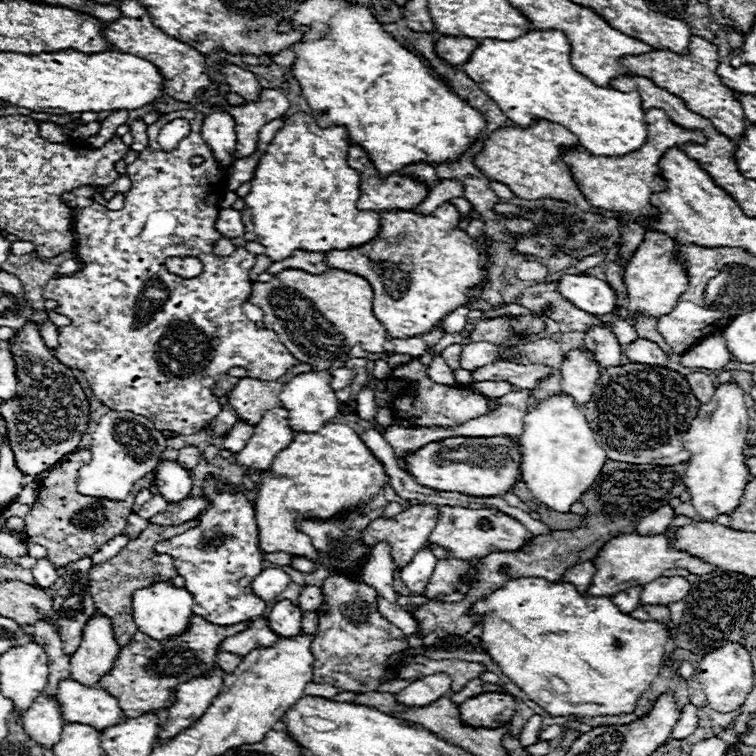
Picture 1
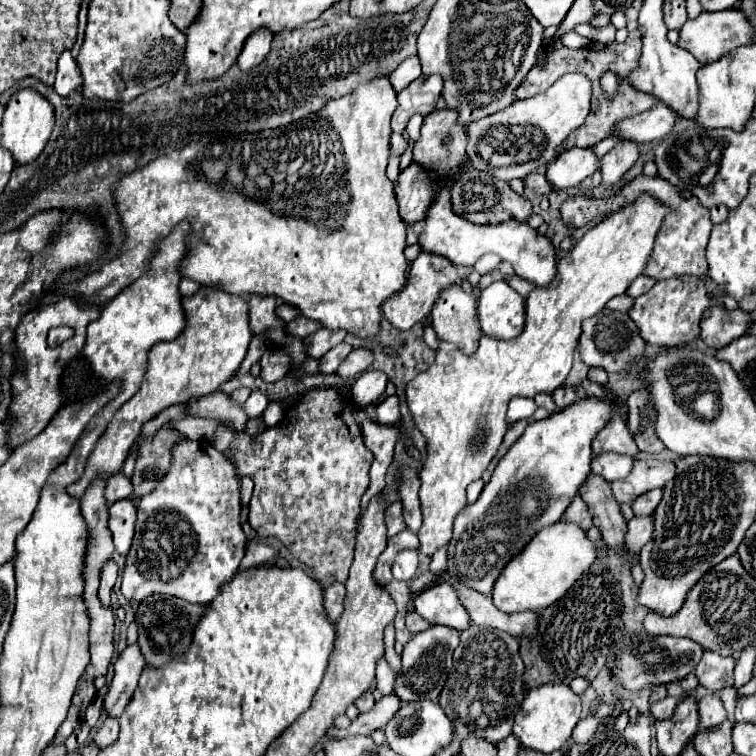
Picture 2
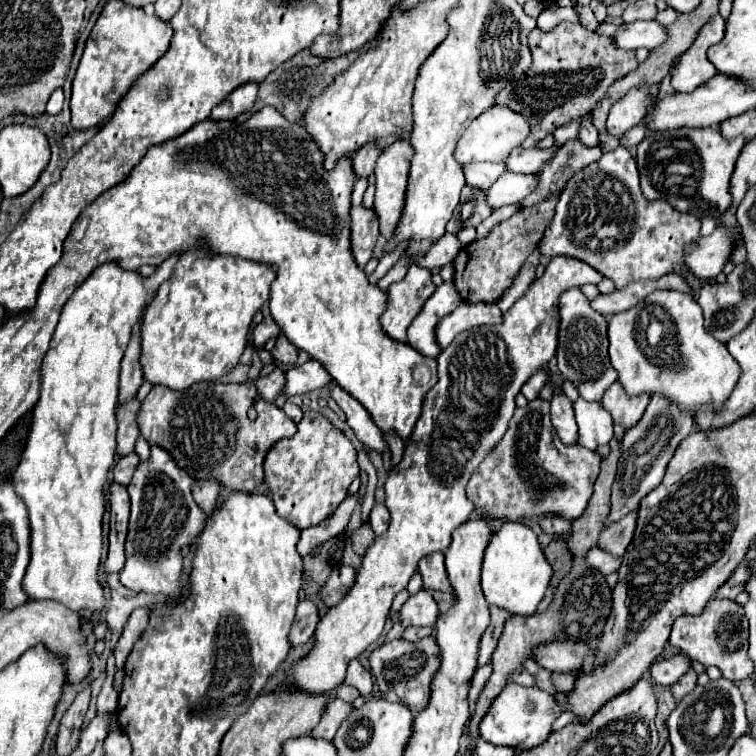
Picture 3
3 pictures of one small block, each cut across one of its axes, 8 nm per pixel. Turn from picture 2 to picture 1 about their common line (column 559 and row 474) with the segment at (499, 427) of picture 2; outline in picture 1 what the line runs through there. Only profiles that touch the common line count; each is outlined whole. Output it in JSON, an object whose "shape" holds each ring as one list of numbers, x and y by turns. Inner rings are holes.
{"shape":[[326,424,318,432,300,432,290,442,286,452,280,452,274,458,272,472,262,472,262,482,258,484,256,498,256,522,260,530,260,548,262,552,286,552,290,556,316,560,318,550,312,546,310,538,296,528,296,522,302,518,314,520,330,520,334,516,352,512,356,508,364,508,384,486,388,484,388,474,384,464,368,450,368,446,360,440,360,436,346,424]]}

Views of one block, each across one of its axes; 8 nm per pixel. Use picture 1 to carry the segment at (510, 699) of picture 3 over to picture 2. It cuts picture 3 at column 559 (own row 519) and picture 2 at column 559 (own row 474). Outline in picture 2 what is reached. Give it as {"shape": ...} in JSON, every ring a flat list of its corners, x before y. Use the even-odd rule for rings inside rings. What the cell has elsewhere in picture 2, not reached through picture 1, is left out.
{"shape":[[542,684,536,688,530,688,524,696,524,702,520,704,520,710,516,712,512,734,528,748,538,752,554,752,562,750,580,718,580,696,570,690,566,684]]}

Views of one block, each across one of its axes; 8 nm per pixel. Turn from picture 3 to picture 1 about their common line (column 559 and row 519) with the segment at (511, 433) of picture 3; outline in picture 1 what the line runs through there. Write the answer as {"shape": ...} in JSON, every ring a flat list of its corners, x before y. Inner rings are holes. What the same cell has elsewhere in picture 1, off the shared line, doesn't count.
{"shape":[[438,506,438,522,428,536,428,544,442,546,448,552,448,558,458,560,482,560,494,552,516,552,532,542,532,534,514,518,494,510,480,508,470,510,462,506]]}

